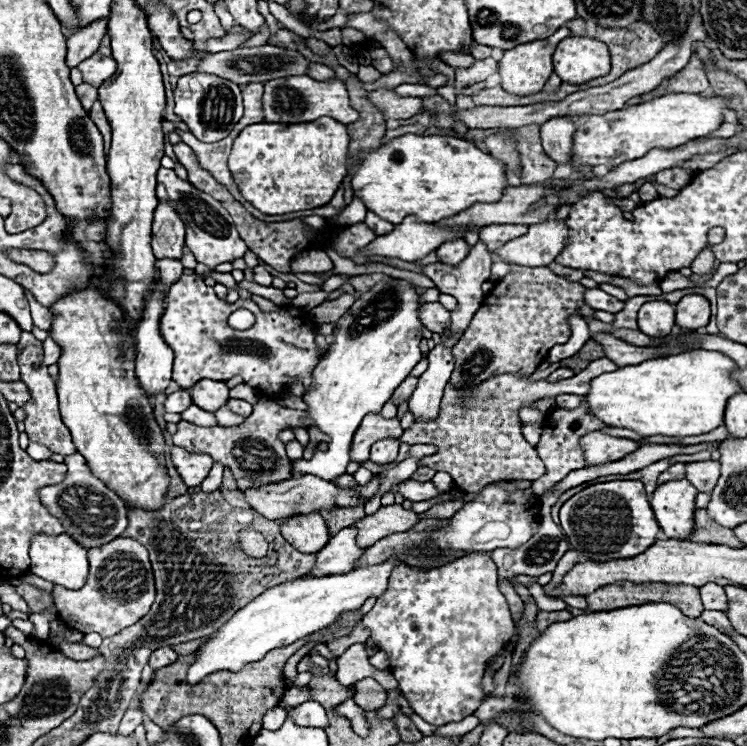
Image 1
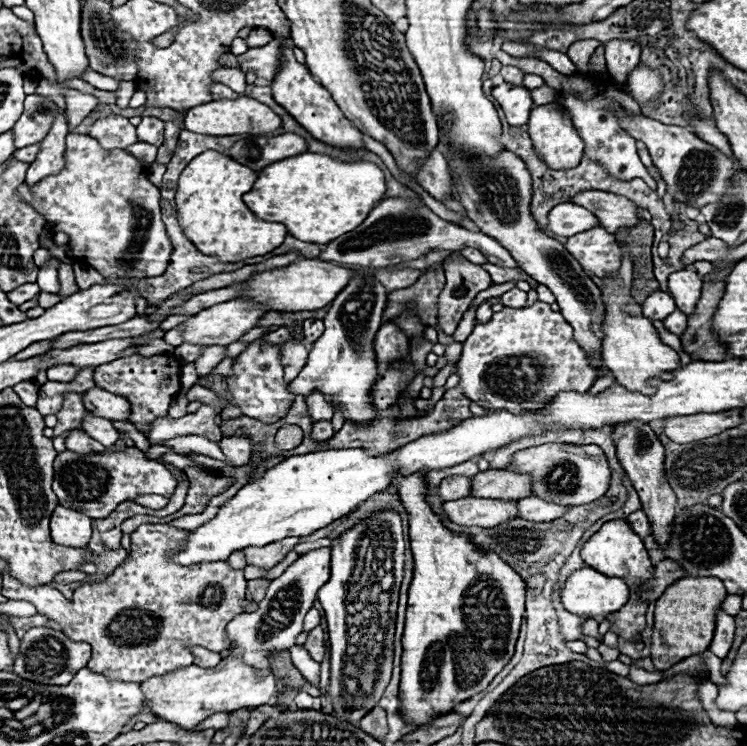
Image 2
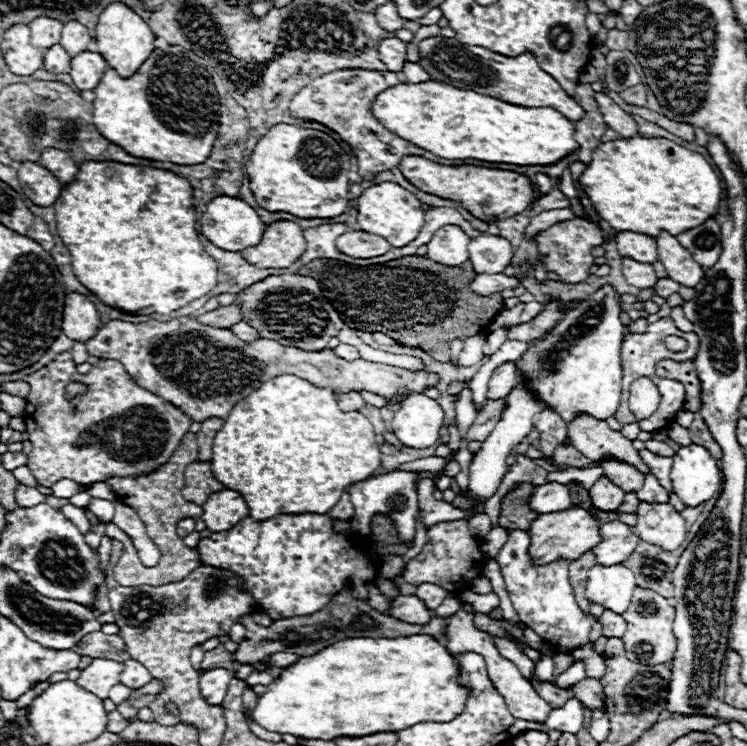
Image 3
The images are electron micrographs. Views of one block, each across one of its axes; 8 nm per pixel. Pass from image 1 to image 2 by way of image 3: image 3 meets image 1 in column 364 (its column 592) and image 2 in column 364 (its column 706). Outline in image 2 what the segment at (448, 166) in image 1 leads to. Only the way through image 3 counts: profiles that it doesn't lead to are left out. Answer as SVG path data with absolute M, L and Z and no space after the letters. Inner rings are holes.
M304 152L260 170L252 190L242 198L258 220L280 222L302 242L328 244L358 228L384 192L384 172L376 164L338 162L324 154Z

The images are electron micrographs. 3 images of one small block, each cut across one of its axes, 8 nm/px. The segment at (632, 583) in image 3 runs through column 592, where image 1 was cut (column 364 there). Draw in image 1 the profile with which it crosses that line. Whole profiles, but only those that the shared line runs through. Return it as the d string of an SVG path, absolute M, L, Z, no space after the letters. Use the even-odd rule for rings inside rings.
M390 556L378 566L356 568L348 574L328 576L300 576L296 580L282 582L268 588L264 594L254 598L248 606L238 610L212 638L208 638L196 652L196 662L188 668L188 682L196 684L204 676L216 670L240 670L244 664L260 660L268 650L284 648L300 638L306 638L336 622L344 612L358 610L368 598L378 598L388 588L388 576L400 566L398 556Z

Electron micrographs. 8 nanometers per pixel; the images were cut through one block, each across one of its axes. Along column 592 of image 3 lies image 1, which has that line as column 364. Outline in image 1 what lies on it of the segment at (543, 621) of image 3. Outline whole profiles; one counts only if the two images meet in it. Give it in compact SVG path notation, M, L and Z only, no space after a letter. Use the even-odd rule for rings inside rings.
M470 554L428 572L398 566L390 576L388 590L376 600L374 608L362 618L362 622L372 630L370 638L378 642L380 650L388 652L390 670L412 710L434 726L460 722L476 712L476 708L488 698L488 692L484 692L480 684L486 662L496 656L514 634L514 622L506 598L498 590L496 566L488 554Z

